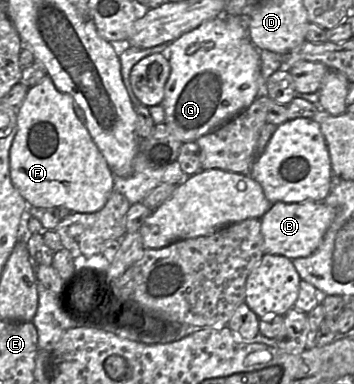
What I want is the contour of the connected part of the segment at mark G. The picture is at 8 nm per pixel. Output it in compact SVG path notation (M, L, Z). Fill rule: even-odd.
M220 16L202 23L167 46L171 72L162 106L165 123L181 142L196 141L238 115L260 94L260 50L251 42L241 17Z

